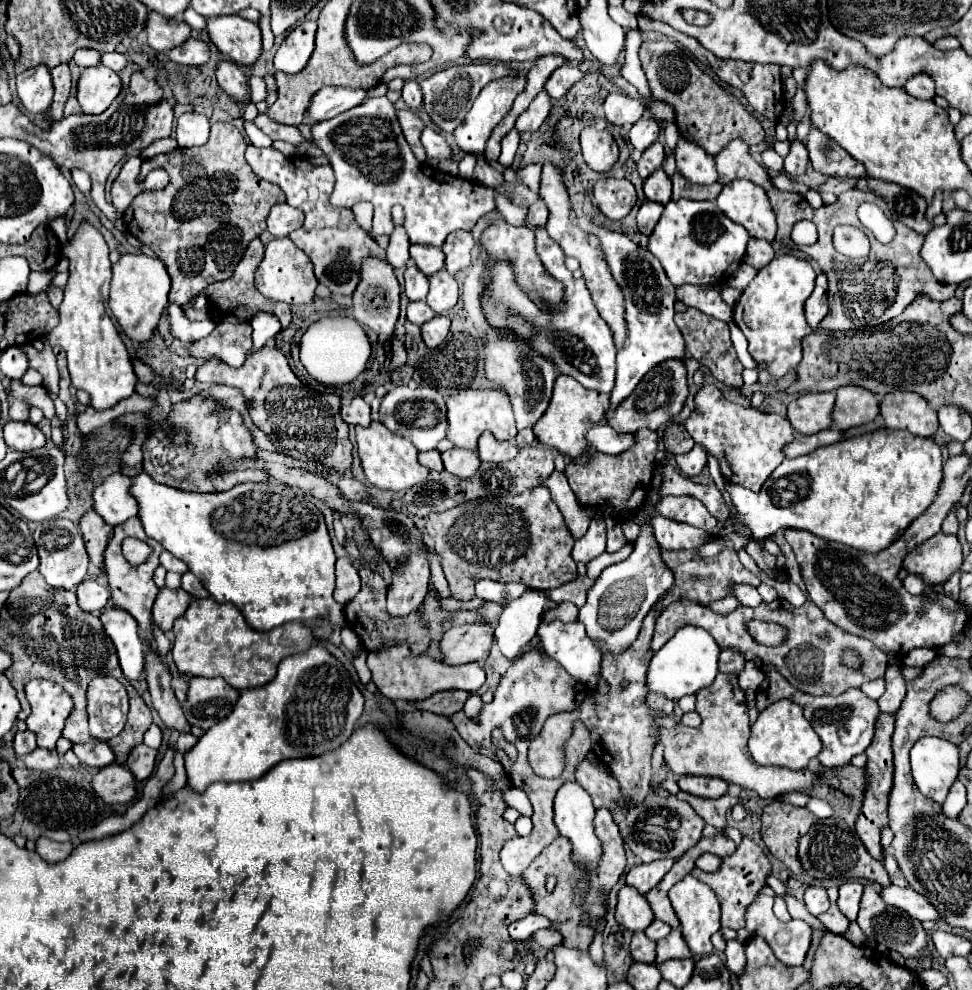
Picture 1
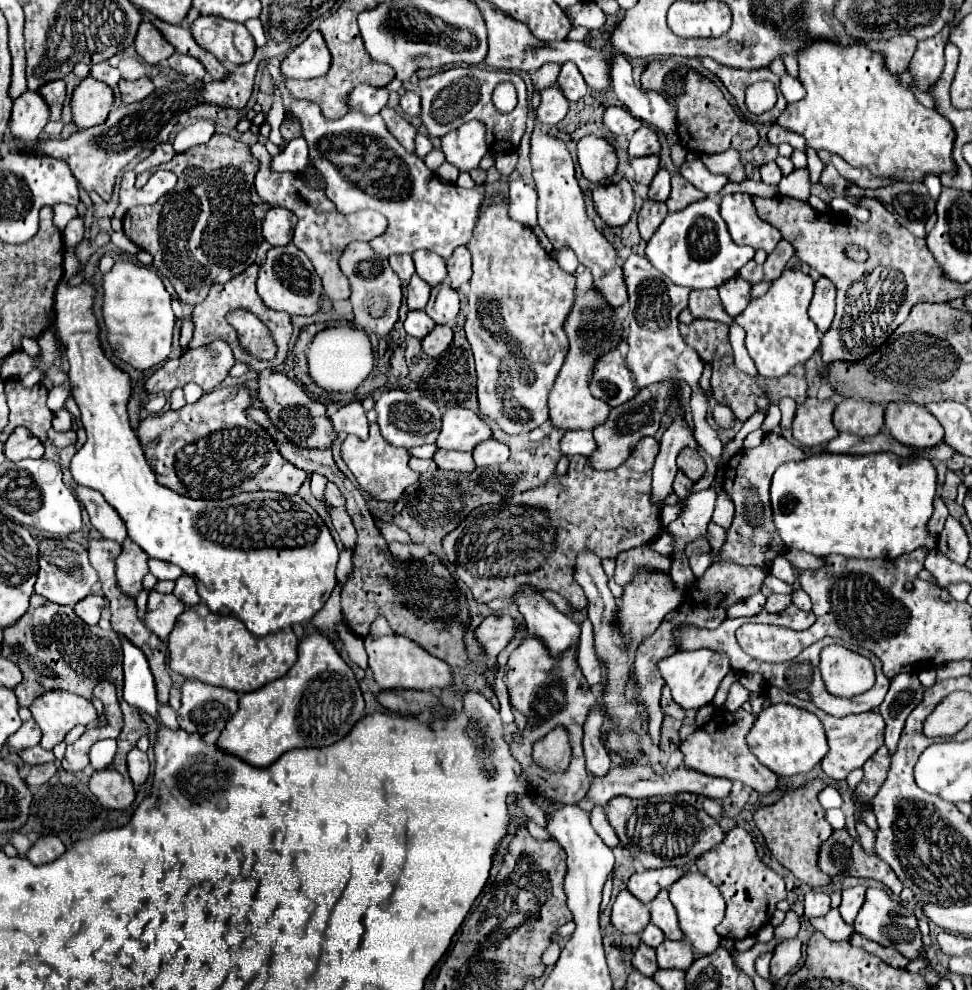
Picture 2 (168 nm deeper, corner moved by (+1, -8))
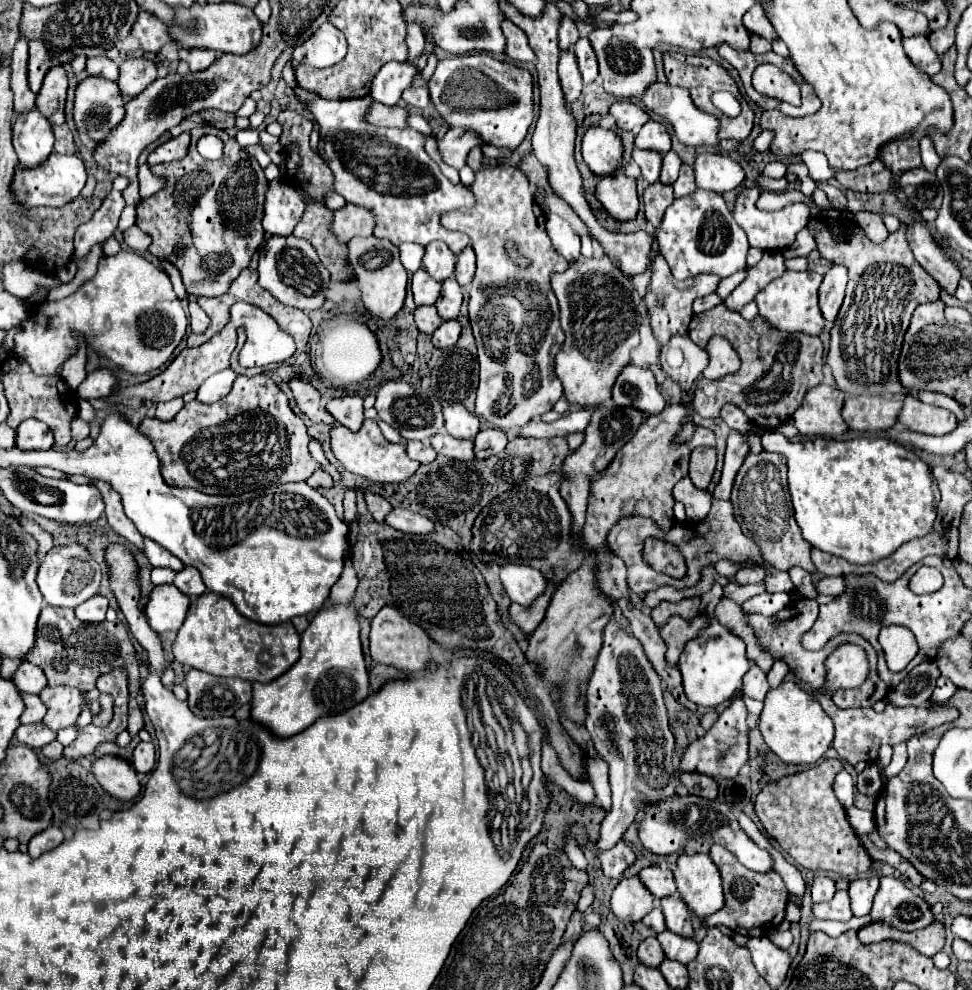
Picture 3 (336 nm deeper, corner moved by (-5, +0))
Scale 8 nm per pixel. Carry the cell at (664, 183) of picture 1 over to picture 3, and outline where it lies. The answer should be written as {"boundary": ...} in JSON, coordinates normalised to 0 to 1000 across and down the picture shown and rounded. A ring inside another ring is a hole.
{"boundary":[[[687,154],[683,156],[683,164],[681,164],[681,176],[679,176],[679,184],[681,186],[693,186],[695,180],[698,180],[698,172],[700,172],[700,160],[695,154]]]}

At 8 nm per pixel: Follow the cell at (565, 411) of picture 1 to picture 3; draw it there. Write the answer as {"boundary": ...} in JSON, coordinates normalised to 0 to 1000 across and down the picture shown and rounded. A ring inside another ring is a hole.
{"boundary":[[[597,259],[586,271],[578,277],[568,279],[568,293],[576,305],[576,327],[582,337],[582,345],[572,360],[572,380],[580,390],[580,402],[586,408],[595,408],[599,412],[611,412],[619,406],[628,404],[630,388],[636,376],[648,366],[648,354],[656,349],[656,329],[658,329],[658,307],[660,299],[652,293],[650,283],[644,281],[626,259],[617,261],[601,261]]]}

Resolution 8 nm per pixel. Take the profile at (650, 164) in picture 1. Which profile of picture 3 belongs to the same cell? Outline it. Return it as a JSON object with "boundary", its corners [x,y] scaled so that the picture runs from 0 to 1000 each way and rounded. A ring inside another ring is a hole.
{"boundary":[[[652,149],[650,154],[652,164],[658,168],[660,172],[660,180],[665,184],[675,184],[679,178],[679,168],[681,168],[681,156],[679,154],[667,154],[667,152],[656,152]]]}

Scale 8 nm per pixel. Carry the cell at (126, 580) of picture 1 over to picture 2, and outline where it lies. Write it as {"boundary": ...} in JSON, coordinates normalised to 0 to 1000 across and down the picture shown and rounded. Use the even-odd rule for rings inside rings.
{"boundary":[[[130,543],[130,549],[126,552],[126,560],[119,566],[119,582],[121,592],[126,598],[134,598],[134,602],[142,602],[146,596],[146,584],[152,578],[150,574],[150,558],[142,554],[134,543]]]}

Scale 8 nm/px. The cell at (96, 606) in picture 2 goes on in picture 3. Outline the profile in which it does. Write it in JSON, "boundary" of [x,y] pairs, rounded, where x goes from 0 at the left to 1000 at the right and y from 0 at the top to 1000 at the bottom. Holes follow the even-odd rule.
{"boundary":[[[99,600],[78,614],[78,622],[84,628],[105,628],[109,624],[109,616],[111,616],[111,606]]]}

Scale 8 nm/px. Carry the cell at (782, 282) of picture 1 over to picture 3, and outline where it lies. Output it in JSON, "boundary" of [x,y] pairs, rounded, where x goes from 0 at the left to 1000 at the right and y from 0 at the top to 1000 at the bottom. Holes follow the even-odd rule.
{"boundary":[[[833,273],[827,275],[807,275],[807,279],[794,283],[788,291],[784,291],[778,299],[778,307],[782,319],[798,333],[805,335],[827,335],[833,339],[842,339],[850,327],[842,309],[842,289],[846,279]]]}

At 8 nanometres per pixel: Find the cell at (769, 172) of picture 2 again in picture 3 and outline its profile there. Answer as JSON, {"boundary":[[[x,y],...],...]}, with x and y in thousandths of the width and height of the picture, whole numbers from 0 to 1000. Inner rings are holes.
{"boundary":[[[796,162],[796,164],[790,164],[784,172],[786,178],[792,178],[792,180],[807,180],[809,176],[809,166],[802,164],[802,162]]]}

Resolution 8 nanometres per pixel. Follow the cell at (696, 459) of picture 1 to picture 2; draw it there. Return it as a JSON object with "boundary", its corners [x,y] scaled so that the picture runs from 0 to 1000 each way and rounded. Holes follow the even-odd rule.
{"boundary":[[[698,475],[695,483],[693,483],[693,489],[691,489],[691,493],[693,493],[695,501],[698,501],[700,505],[704,505],[704,503],[708,501],[710,493],[712,493],[712,485],[708,485],[708,483],[704,481],[704,477],[702,477],[702,475]]]}

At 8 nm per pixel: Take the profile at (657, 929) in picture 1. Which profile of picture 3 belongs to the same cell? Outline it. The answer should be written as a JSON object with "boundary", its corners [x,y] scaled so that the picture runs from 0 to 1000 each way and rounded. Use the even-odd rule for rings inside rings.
{"boundary":[[[675,915],[663,929],[663,935],[667,935],[667,937],[671,937],[675,943],[679,943],[679,941],[683,941],[685,939],[685,933],[683,933],[683,923],[681,923],[681,919]]]}

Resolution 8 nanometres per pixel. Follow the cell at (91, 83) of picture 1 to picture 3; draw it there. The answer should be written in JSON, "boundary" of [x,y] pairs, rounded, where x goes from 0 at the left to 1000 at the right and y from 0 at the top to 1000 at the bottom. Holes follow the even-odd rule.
{"boundary":[[[88,77],[78,89],[76,123],[97,143],[107,141],[128,119],[128,103],[121,85],[103,77]]]}

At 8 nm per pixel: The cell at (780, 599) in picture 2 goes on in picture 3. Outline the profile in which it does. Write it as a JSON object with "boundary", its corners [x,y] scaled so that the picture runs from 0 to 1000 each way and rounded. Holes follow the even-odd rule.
{"boundary":[[[846,584],[840,590],[842,600],[852,600],[852,602],[862,602],[868,596],[868,586],[866,584]]]}

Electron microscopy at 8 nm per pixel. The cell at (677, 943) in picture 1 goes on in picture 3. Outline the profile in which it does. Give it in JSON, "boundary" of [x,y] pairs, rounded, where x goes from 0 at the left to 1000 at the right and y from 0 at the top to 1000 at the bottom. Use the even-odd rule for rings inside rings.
{"boundary":[[[683,939],[675,947],[681,954],[685,968],[689,968],[689,970],[708,974],[718,964],[718,954],[712,947],[702,947],[689,939]]]}

